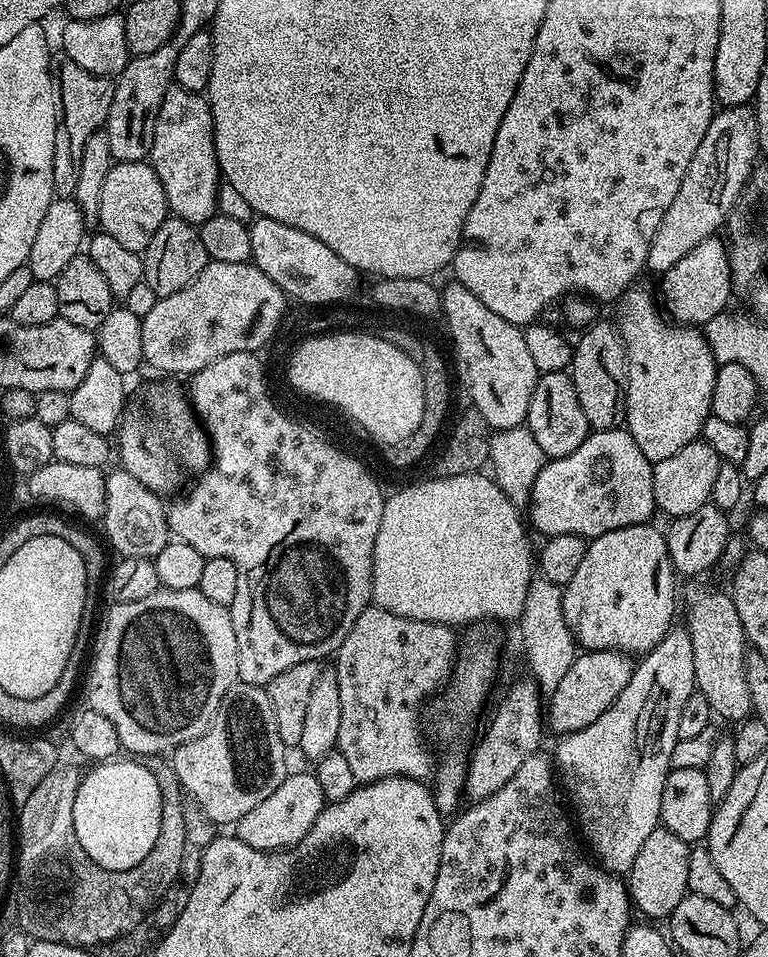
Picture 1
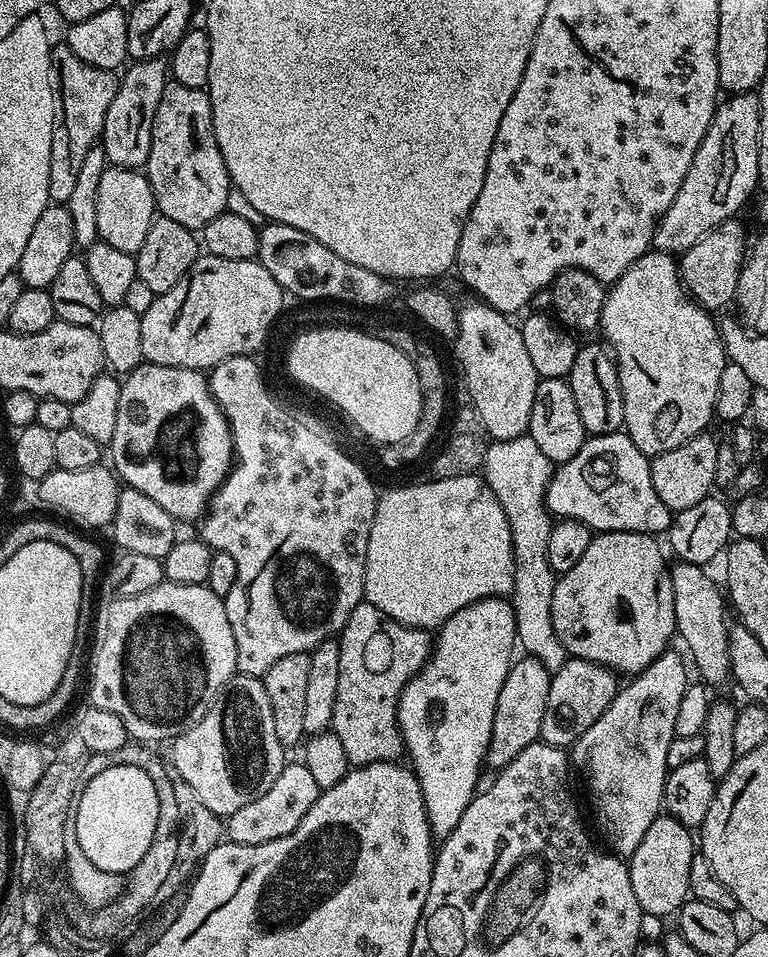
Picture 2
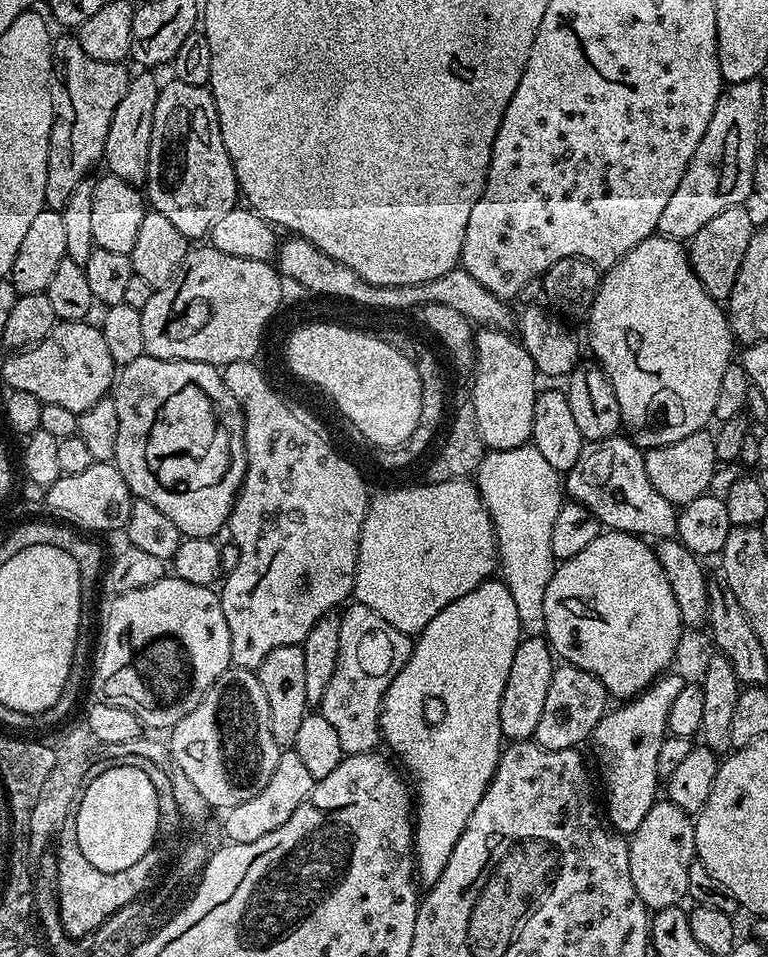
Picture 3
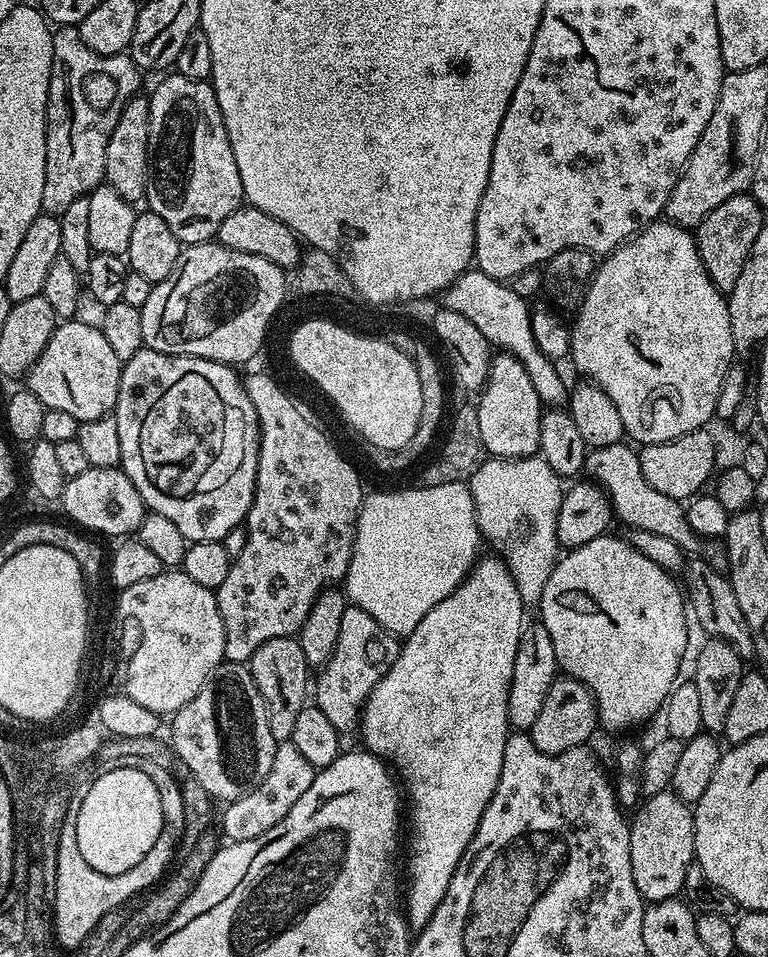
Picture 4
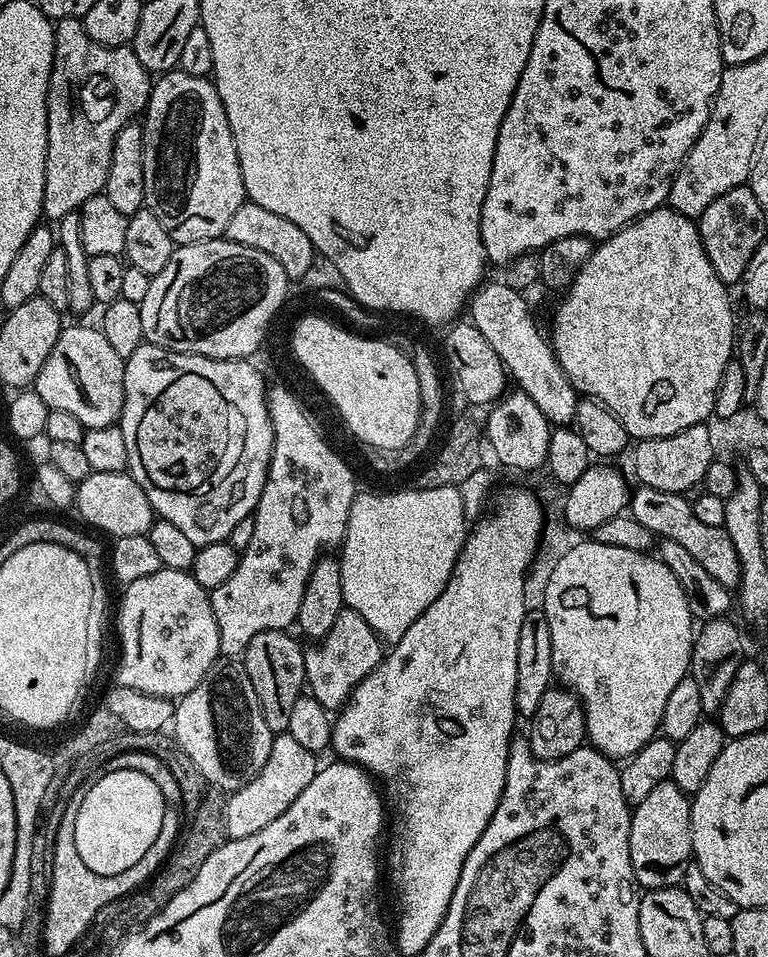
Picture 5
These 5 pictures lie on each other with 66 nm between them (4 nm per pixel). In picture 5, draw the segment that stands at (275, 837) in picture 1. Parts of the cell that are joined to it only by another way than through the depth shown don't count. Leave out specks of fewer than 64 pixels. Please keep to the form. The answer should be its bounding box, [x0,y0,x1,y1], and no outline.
[224,735,318,839]

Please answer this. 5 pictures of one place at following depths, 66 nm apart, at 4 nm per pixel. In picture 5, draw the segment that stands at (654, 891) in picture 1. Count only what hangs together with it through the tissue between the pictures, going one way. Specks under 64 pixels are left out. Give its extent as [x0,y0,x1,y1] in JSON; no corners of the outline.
[630,780,693,889]

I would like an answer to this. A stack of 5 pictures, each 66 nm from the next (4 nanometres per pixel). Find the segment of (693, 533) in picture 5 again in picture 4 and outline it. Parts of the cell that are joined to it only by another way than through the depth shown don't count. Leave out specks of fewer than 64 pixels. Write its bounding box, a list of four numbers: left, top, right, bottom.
[586,442,678,530]

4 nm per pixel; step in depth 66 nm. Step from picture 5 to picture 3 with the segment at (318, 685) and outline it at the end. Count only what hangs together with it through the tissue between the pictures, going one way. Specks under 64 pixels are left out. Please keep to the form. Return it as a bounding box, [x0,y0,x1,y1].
[318,602,414,756]

